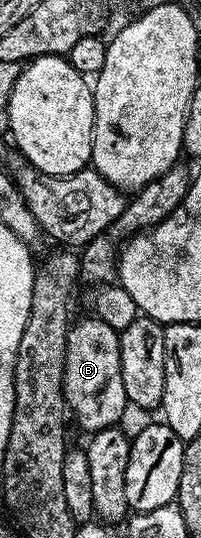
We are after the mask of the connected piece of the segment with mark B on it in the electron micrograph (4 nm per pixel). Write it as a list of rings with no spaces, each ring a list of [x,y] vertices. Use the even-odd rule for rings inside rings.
[[[95,318],[80,320],[71,325],[66,338],[64,358],[64,402],[67,411],[88,434],[115,428],[122,410],[129,404],[126,386],[122,386],[122,354],[120,333],[106,322]]]

